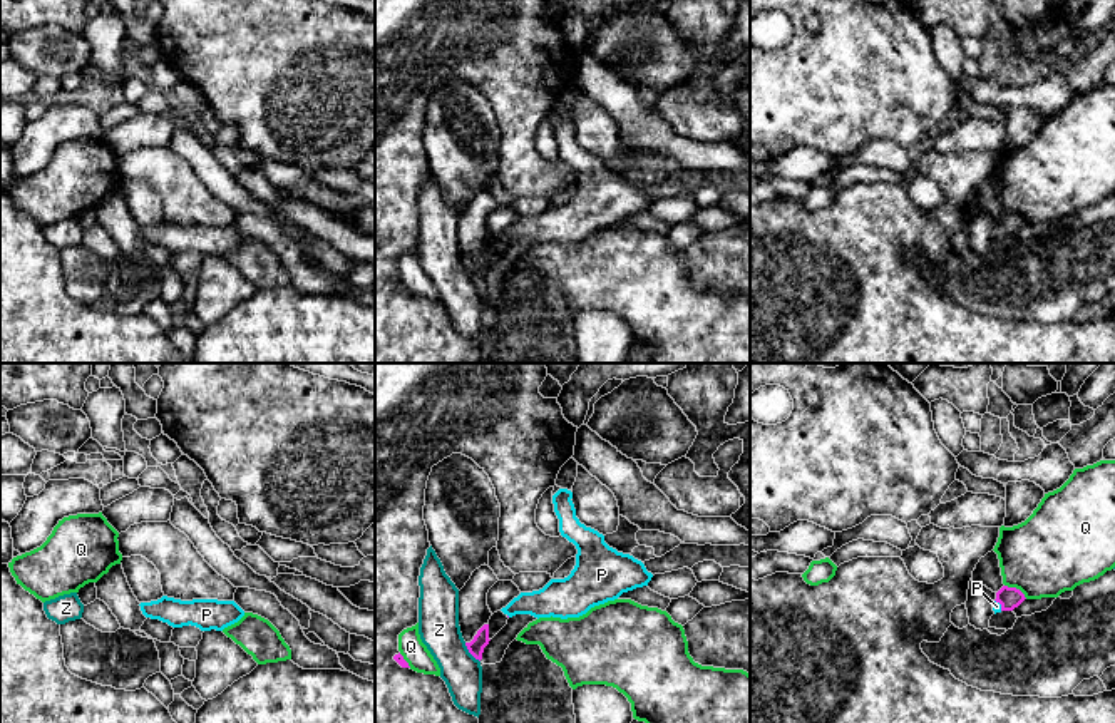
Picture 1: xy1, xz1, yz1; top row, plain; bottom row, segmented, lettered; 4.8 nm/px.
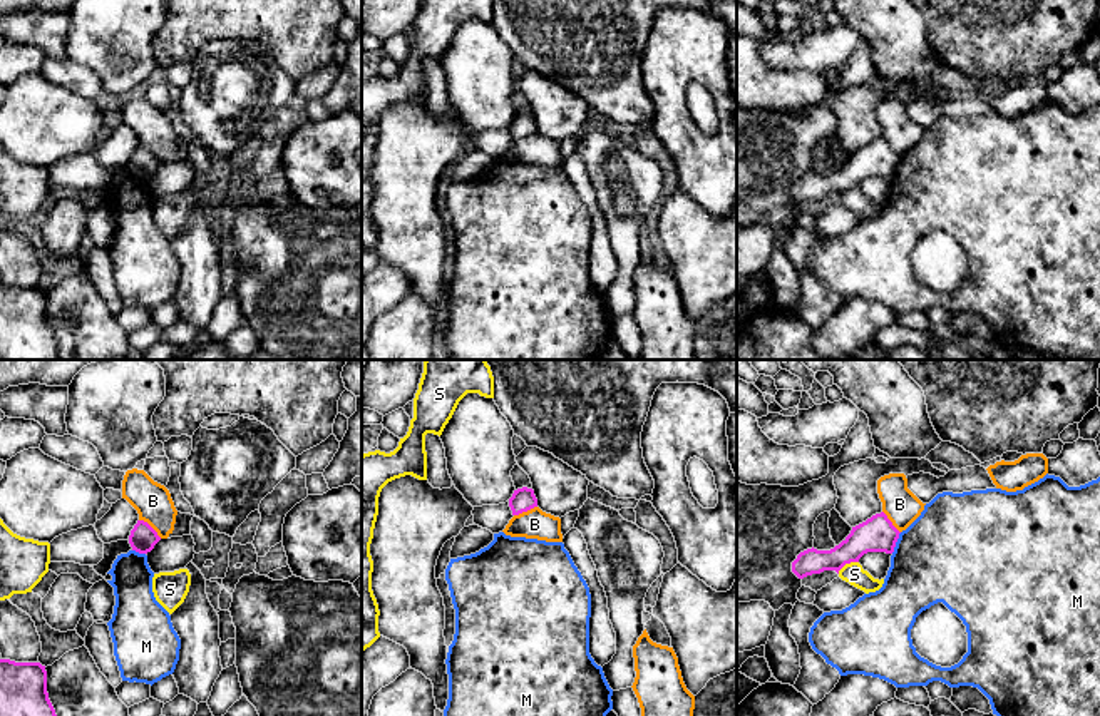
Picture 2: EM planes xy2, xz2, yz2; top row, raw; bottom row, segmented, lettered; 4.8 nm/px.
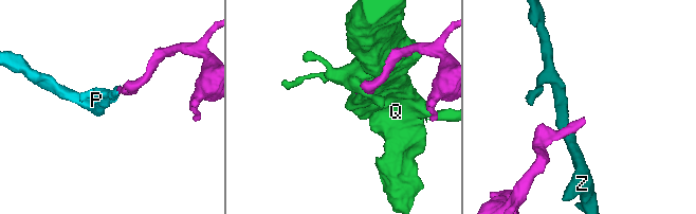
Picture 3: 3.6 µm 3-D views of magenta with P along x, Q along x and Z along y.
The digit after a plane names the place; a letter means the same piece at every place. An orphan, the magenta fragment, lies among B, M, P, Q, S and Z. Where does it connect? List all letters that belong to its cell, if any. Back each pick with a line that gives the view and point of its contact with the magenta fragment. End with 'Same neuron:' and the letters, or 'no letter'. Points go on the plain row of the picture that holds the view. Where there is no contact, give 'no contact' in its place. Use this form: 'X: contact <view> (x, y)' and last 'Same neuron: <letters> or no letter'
P: contact yz1 (1000, 228)
Same neuron: P

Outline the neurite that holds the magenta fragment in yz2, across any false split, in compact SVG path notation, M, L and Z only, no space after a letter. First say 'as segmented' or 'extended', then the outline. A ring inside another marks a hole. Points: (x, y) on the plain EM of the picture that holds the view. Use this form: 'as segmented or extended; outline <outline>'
as segmented; outline M884 137L872 141L866 147L852 152L851 159L830 176L807 174L792 187L792 197L804 204L824 196L839 196L867 177L892 179L899 164L899 156Z

